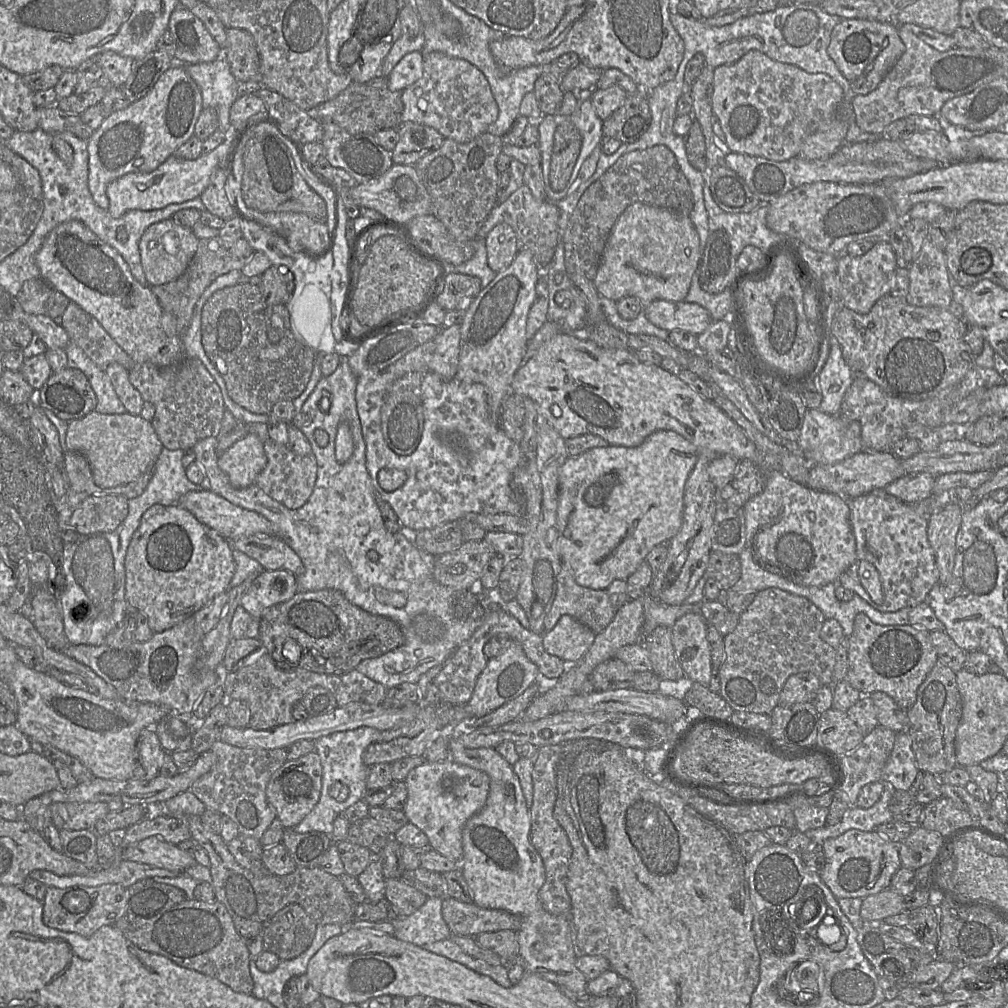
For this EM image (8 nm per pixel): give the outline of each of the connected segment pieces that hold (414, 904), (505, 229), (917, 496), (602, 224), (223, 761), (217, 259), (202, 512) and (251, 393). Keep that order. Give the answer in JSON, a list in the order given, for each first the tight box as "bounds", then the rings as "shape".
[{"bounds":[385,878,428,917],"shape":[[[402,878],[385,879],[385,898],[392,904],[398,917],[407,917],[418,910],[428,897]]]},{"bounds":[485,223,518,273],"shape":[[[506,223],[496,225],[485,237],[488,266],[496,273],[507,269],[518,253],[513,229]]]},{"bounds":[884,473,935,504],"shape":[[[926,473],[906,474],[884,490],[906,504],[915,504],[932,495],[935,476]]]},{"bounds":[562,145,694,281],"shape":[[[655,145],[622,155],[583,193],[562,237],[565,272],[571,281],[574,274],[582,274],[594,281],[613,225],[624,210],[636,202],[690,215],[694,206],[692,191],[675,155],[667,146]]]},{"bounds":[189,739,287,840],"shape":[[[219,739],[213,743],[210,751],[216,754],[217,762],[189,790],[206,809],[228,816],[236,824],[239,836],[259,840],[276,818],[275,809],[266,797],[266,787],[273,773],[287,761],[285,749],[240,748]]]},{"bounds":[150,236,254,338],"shape":[[[220,236],[199,239],[195,255],[179,278],[166,284],[150,287],[162,309],[161,325],[165,334],[168,337],[182,338],[191,324],[196,303],[205,289],[217,277],[233,270],[242,270],[251,260],[254,252],[243,237],[236,241],[224,240]]]},{"bounds":[179,489,274,541],"shape":[[[210,489],[186,493],[179,505],[229,541],[252,535],[274,535],[272,524],[265,517],[229,502]]]},{"bounds":[201,283,316,414],"shape":[[[237,283],[215,291],[201,312],[201,339],[206,355],[224,379],[229,396],[257,414],[269,414],[280,400],[295,400],[307,386],[316,356],[314,350],[294,338],[291,323],[290,331],[279,342],[270,342],[265,310],[261,284]]]}]

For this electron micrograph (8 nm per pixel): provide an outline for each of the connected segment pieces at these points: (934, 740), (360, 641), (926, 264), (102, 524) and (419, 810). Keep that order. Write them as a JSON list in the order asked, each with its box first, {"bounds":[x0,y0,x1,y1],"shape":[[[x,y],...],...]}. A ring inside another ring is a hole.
[{"bounds":[907,659,962,776],"shape":[[[939,659],[919,686],[915,703],[907,710],[907,732],[920,771],[939,776],[957,766],[955,737],[962,718],[962,699],[956,673]]]},{"bounds":[258,589,405,675],"shape":[[[329,589],[297,592],[290,600],[266,610],[260,618],[258,639],[279,668],[286,671],[302,668],[328,675],[347,674],[363,660],[380,657],[405,643],[398,623],[370,614],[349,602],[341,592]],[[288,640],[295,640],[301,646],[297,661],[283,655]]]},{"bounds":[906,239,952,308],"shape":[[[926,239],[908,270],[910,283],[906,300],[909,304],[949,308],[952,303],[952,288],[944,251],[938,249],[930,239]]]},{"bounds":[68,494,128,535],"shape":[[[93,494],[68,511],[68,525],[80,535],[113,532],[128,511],[128,499],[122,495]]]},{"bounds":[404,760,490,863],"shape":[[[453,760],[425,762],[411,770],[405,779],[408,797],[404,813],[429,839],[429,844],[444,857],[460,863],[463,857],[462,830],[469,818],[479,812],[490,790],[489,776]]]}]

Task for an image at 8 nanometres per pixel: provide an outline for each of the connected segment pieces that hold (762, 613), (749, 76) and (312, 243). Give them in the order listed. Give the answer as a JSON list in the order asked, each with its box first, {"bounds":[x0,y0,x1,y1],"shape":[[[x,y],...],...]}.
[{"bounds":[719,588,836,715],"shape":[[[768,588],[756,593],[750,606],[740,615],[737,627],[724,637],[726,659],[719,668],[720,695],[736,712],[771,715],[779,703],[787,679],[797,673],[811,672],[822,686],[833,685],[836,649],[821,638],[826,618],[807,598],[778,588]]]},{"bounds":[712,50,844,161],"shape":[[[759,50],[748,51],[738,61],[714,68],[713,87],[712,110],[721,125],[728,149],[732,152],[740,154],[764,157],[771,161],[786,161],[797,157],[805,139],[819,129],[825,129],[826,126],[834,119],[844,98],[844,91],[842,87],[827,74],[808,73],[795,65],[774,61]]]},{"bounds":[242,196,330,257],"shape":[[[242,196],[244,215],[257,221],[259,224],[272,230],[279,236],[285,238],[290,246],[297,247],[312,257],[321,257],[328,252],[330,244],[330,232],[327,223],[314,221],[306,214],[298,212],[266,212],[262,213],[245,207],[246,203]]]}]

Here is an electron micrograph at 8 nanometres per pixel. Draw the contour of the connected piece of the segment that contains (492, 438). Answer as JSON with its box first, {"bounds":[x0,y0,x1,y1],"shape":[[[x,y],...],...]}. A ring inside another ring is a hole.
{"bounds":[355,371,521,532],"shape":[[[385,371],[364,373],[357,378],[355,400],[362,436],[366,445],[366,468],[378,498],[386,501],[396,513],[402,527],[418,532],[464,518],[468,513],[496,514],[514,512],[510,480],[521,460],[520,444],[510,439],[490,413],[483,384],[467,383],[456,378],[443,380],[433,372],[425,373],[421,382],[424,425],[420,442],[414,452],[400,455],[386,444],[381,431],[381,408],[391,387],[391,375]],[[383,468],[403,470],[407,479],[394,491],[383,489],[378,473]]]}

